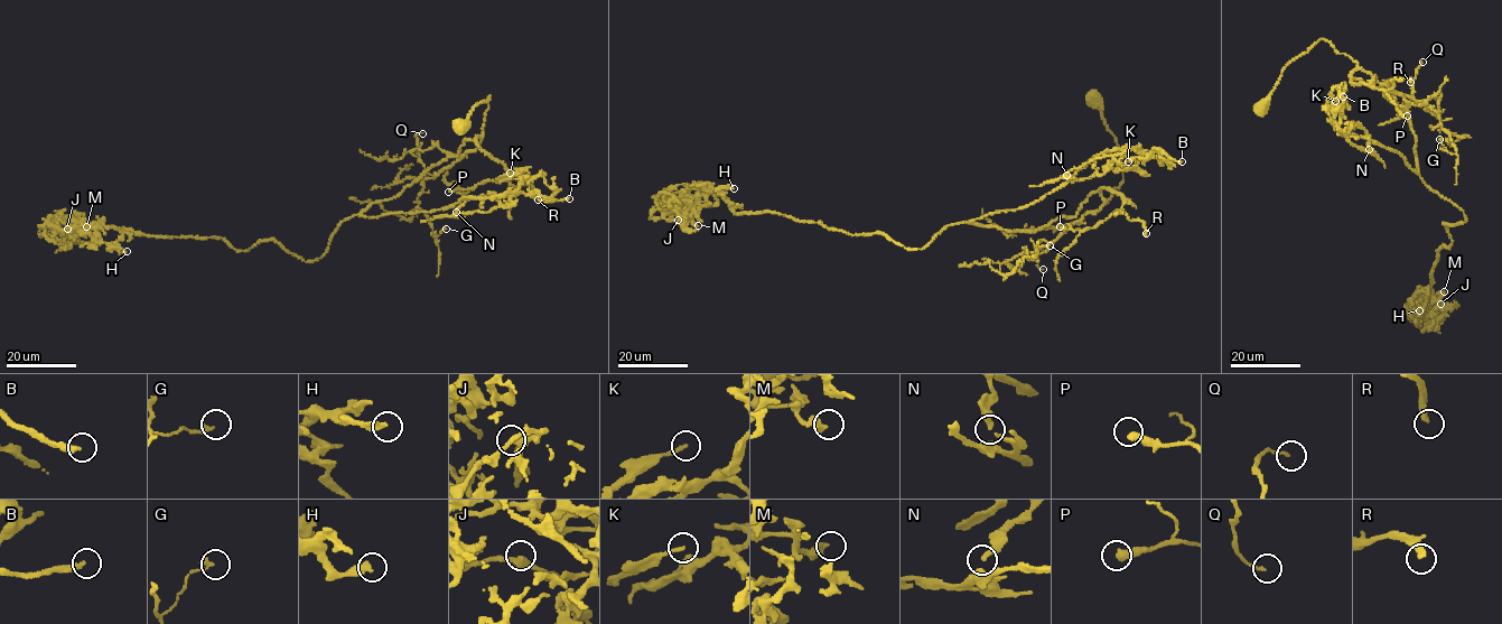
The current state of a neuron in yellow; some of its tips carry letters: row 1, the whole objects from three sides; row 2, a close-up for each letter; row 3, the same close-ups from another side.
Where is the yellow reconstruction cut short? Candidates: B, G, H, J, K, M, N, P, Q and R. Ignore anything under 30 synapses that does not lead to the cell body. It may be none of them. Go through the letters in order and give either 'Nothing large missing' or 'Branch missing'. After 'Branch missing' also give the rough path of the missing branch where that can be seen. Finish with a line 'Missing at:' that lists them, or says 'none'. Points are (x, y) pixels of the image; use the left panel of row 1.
B: Nothing large missing
G: Nothing large missing
H: Nothing large missing
J: Nothing large missing
K: Nothing large missing
M: Nothing large missing
N: Nothing large missing
P: Nothing large missing
Q: Nothing large missing
R: Nothing large missing
Missing at: none

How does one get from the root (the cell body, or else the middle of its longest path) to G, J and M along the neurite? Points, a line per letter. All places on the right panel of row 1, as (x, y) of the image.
G: (1259, 106), (1288, 63), (1325, 39), (1380, 83), (1426, 102), (1438, 114), (1456, 152), (1446, 150), (1439, 139)
J: (1259, 106), (1322, 38), (1399, 106), (1419, 176), (1465, 220), (1444, 223), (1451, 247), (1408, 309), (1440, 304)
M: (1259, 106), (1321, 39), (1355, 61), (1352, 78), (1408, 117), (1424, 182), (1464, 213), (1415, 294), (1444, 291)

